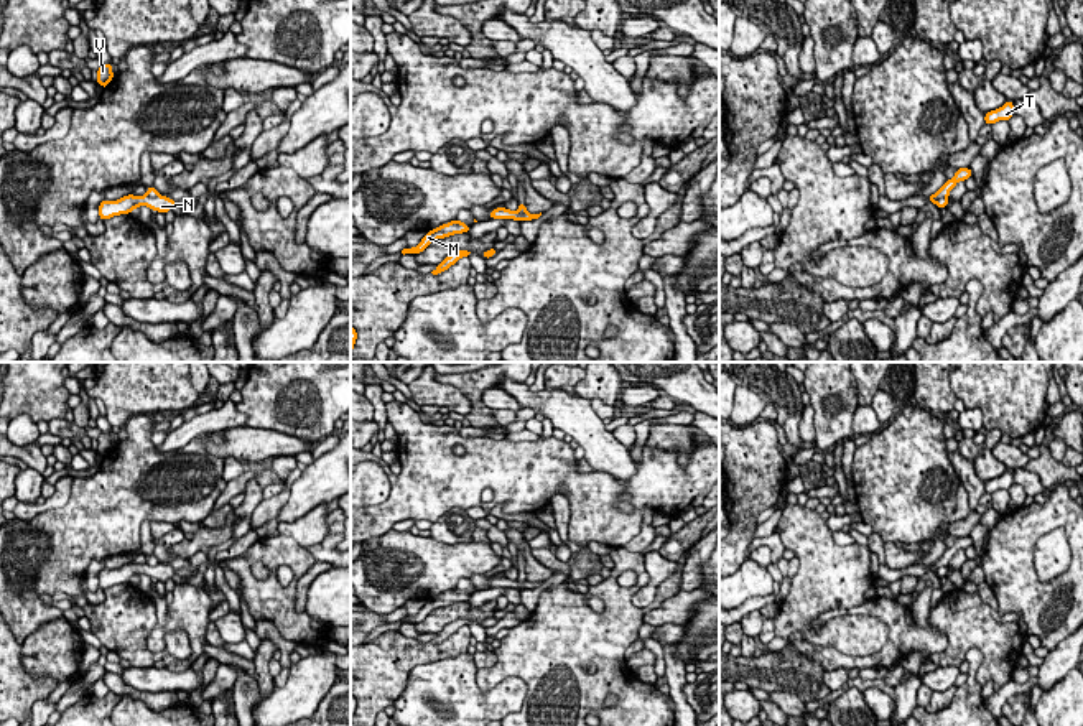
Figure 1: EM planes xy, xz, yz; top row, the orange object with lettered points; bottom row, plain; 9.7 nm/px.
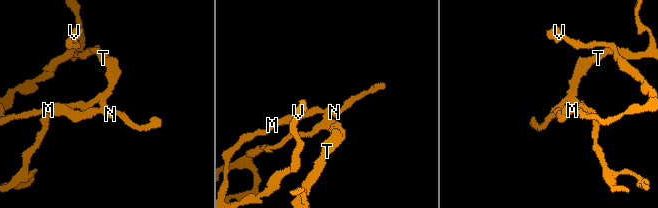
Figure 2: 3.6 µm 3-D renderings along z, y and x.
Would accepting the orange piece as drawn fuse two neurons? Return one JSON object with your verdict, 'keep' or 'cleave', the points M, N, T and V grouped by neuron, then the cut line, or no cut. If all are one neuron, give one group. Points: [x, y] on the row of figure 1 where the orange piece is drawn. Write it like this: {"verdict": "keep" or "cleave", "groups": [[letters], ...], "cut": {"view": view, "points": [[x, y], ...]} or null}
{"verdict": "cleave", "groups": [["M", "N", "V"], ["T"]], "cut": {"view": "xy", "points": [[145, 195], [158, 195]]}}

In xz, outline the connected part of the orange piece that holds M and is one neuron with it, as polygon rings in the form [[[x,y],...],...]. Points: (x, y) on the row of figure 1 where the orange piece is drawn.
[[[451,221],[451,222],[446,222],[436,229],[431,229],[426,232],[426,235],[420,240],[420,244],[413,249],[410,249],[408,245],[402,250],[402,254],[411,254],[411,255],[416,255],[416,254],[421,254],[431,242],[438,240],[438,239],[446,239],[446,237],[451,237],[454,234],[464,234],[464,232],[469,232],[471,230],[471,226],[461,222],[461,221]]]

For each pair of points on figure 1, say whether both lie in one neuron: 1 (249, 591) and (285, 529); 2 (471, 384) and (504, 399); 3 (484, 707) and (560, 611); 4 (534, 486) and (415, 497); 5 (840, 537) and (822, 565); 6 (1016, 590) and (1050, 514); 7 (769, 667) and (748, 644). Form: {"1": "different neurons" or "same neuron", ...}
{"1": "different neurons", "2": "different neurons", "3": "different neurons", "4": "same neuron", "5": "different neurons", "6": "same neuron", "7": "different neurons"}

